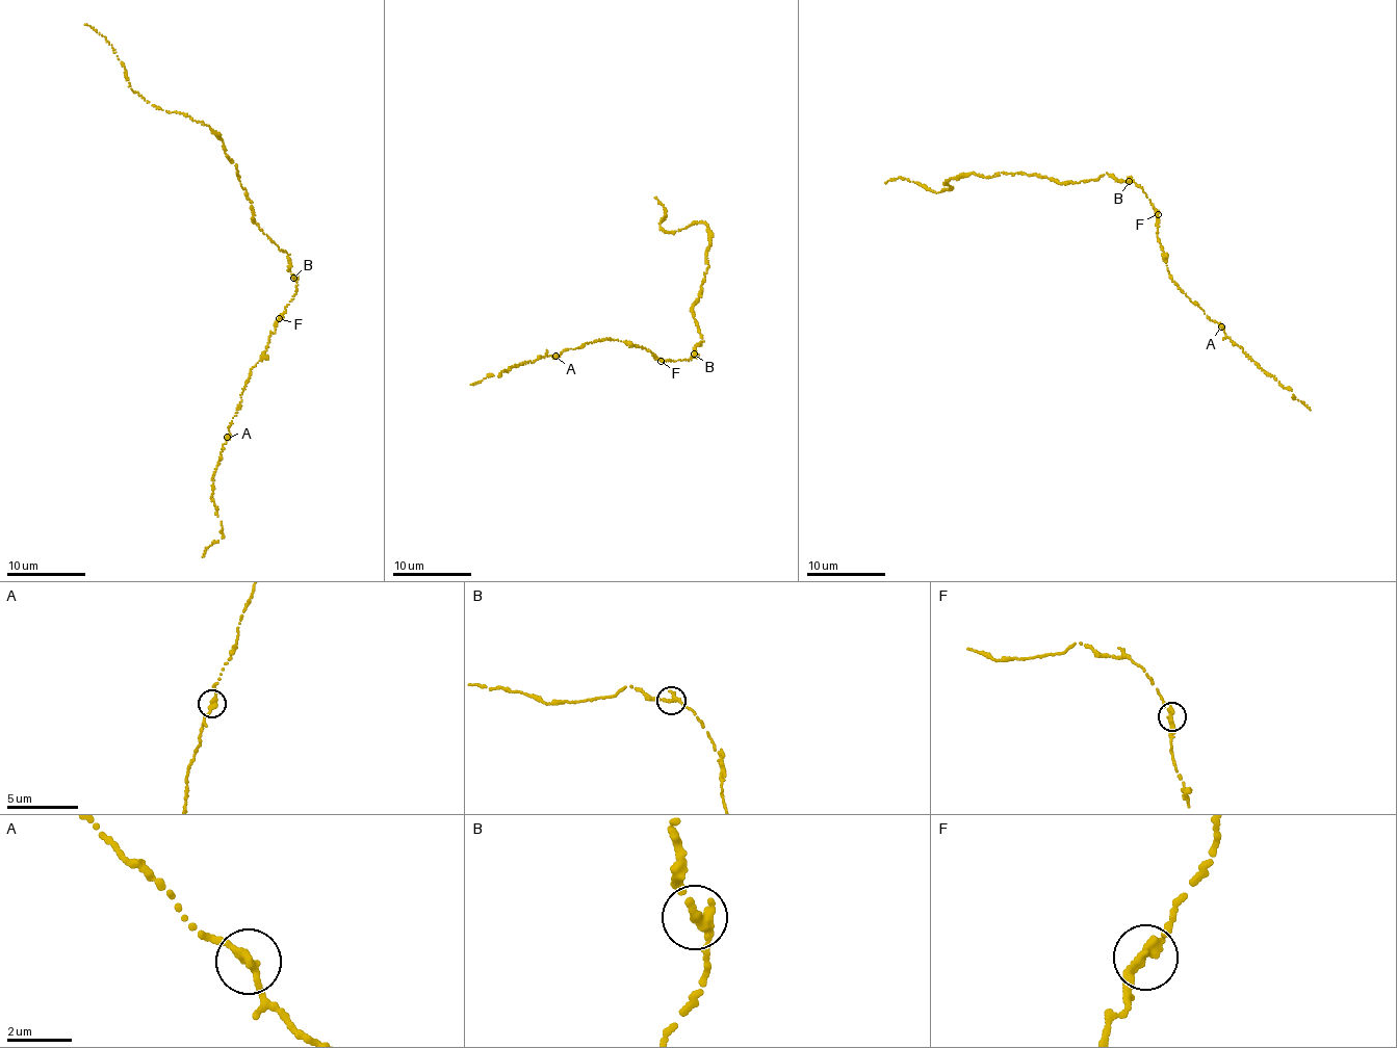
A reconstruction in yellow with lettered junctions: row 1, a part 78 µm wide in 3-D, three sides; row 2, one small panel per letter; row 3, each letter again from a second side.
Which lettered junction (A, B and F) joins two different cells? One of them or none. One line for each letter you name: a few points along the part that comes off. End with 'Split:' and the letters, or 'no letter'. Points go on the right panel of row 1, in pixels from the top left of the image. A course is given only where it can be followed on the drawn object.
B: Course of the part to remove: (1129, 182), (1003, 172), (933, 191), (885, 183)
Split: B

